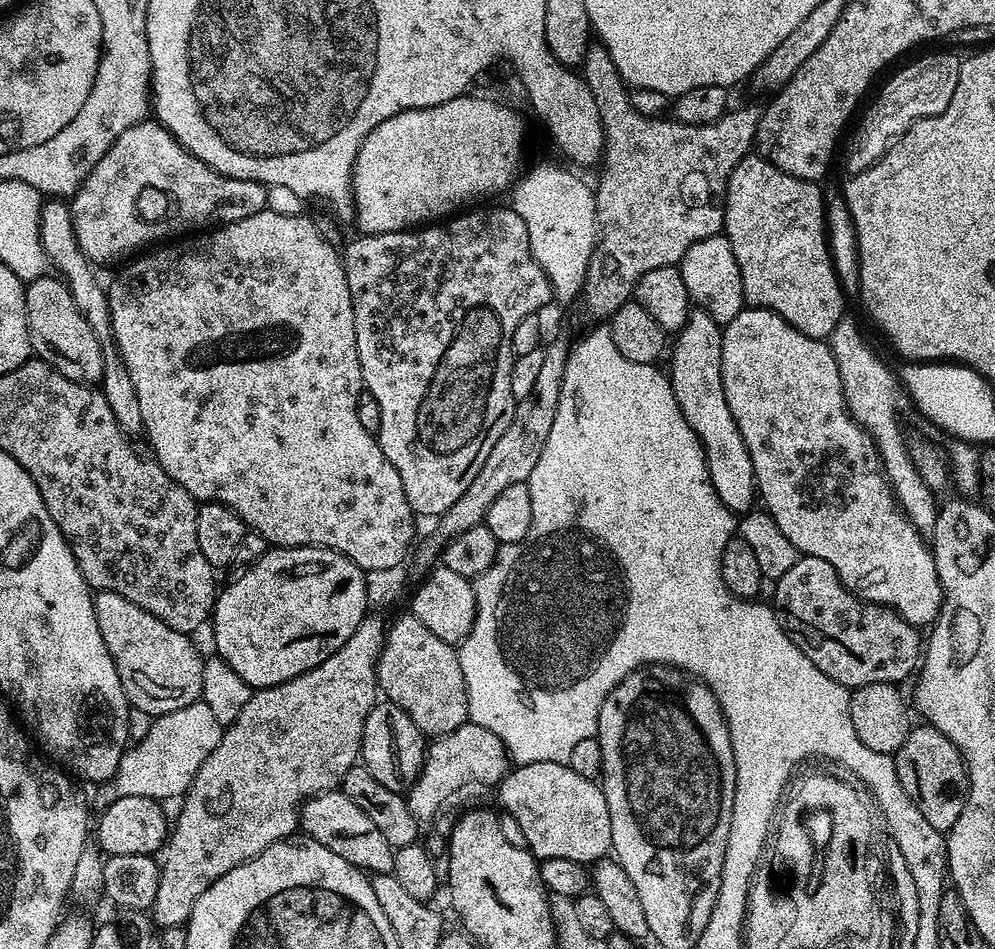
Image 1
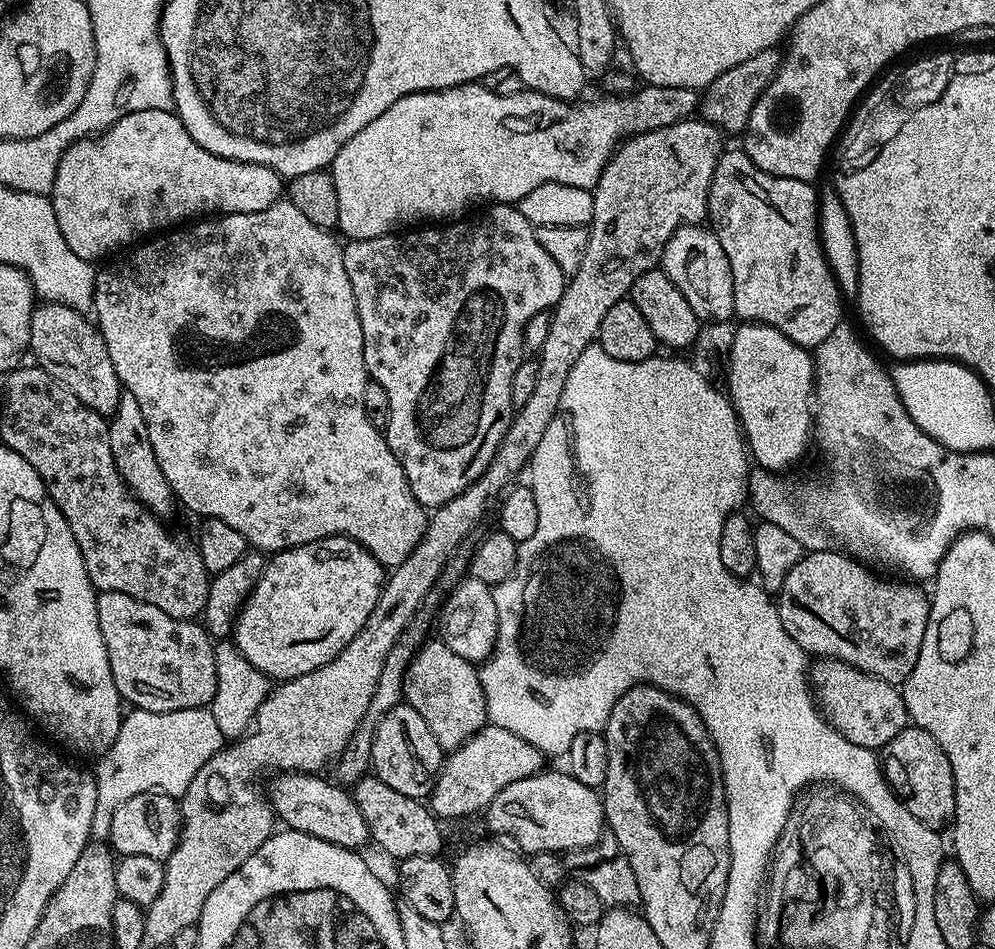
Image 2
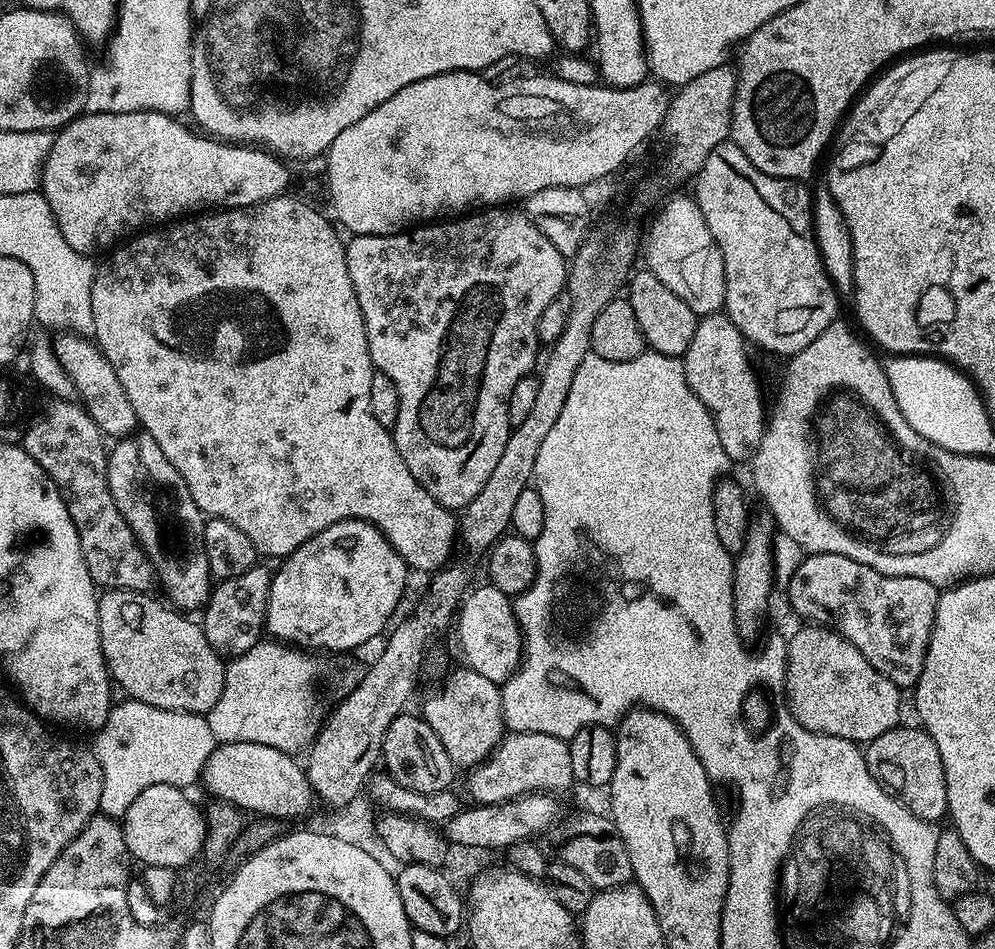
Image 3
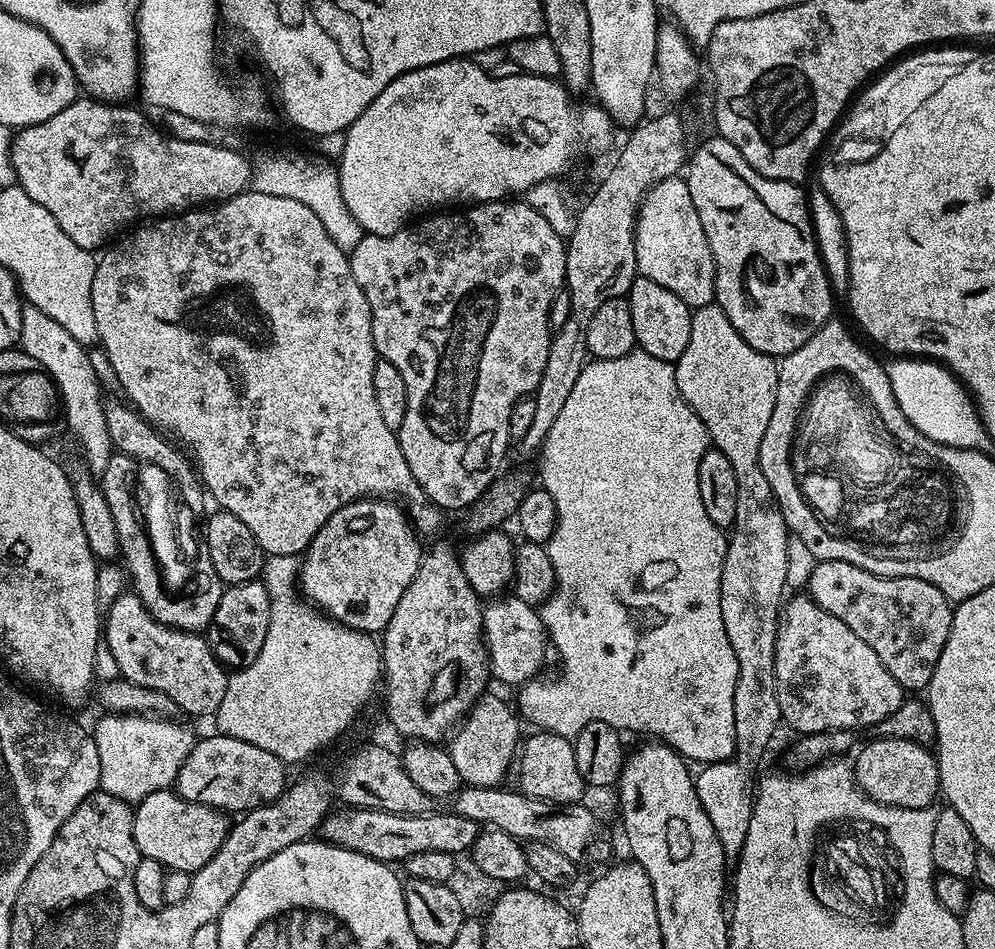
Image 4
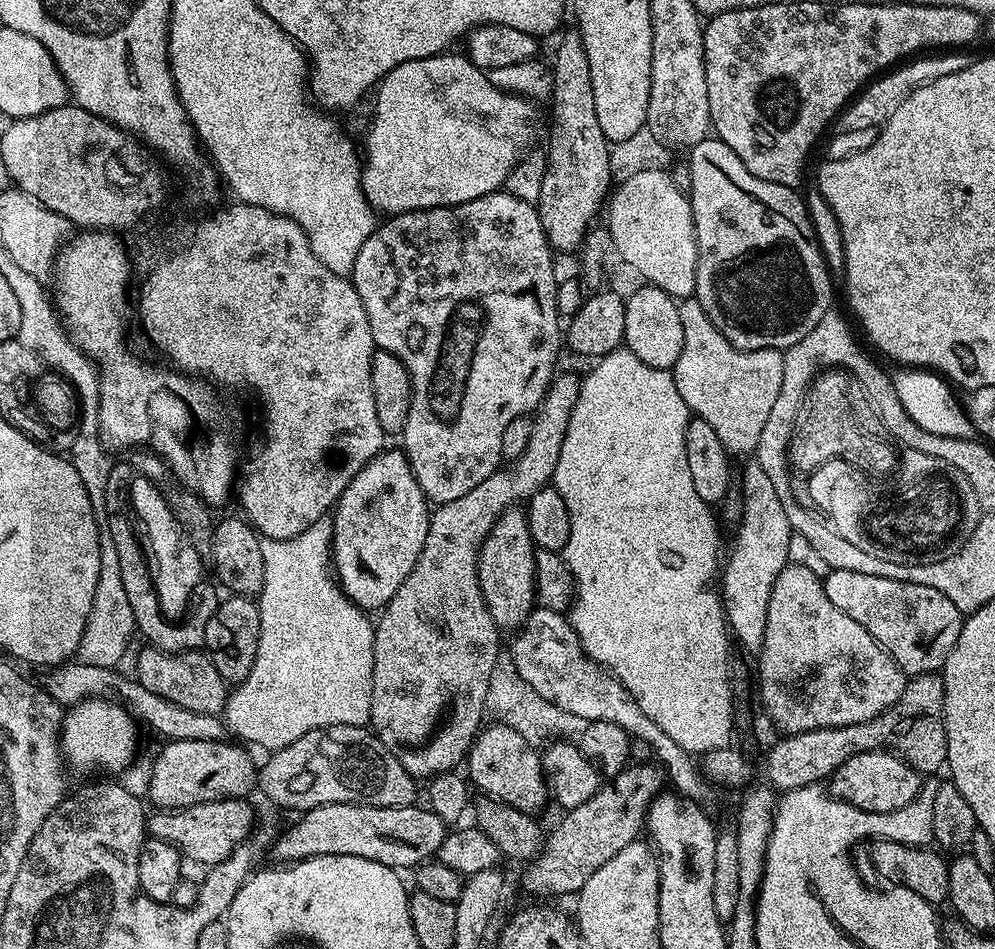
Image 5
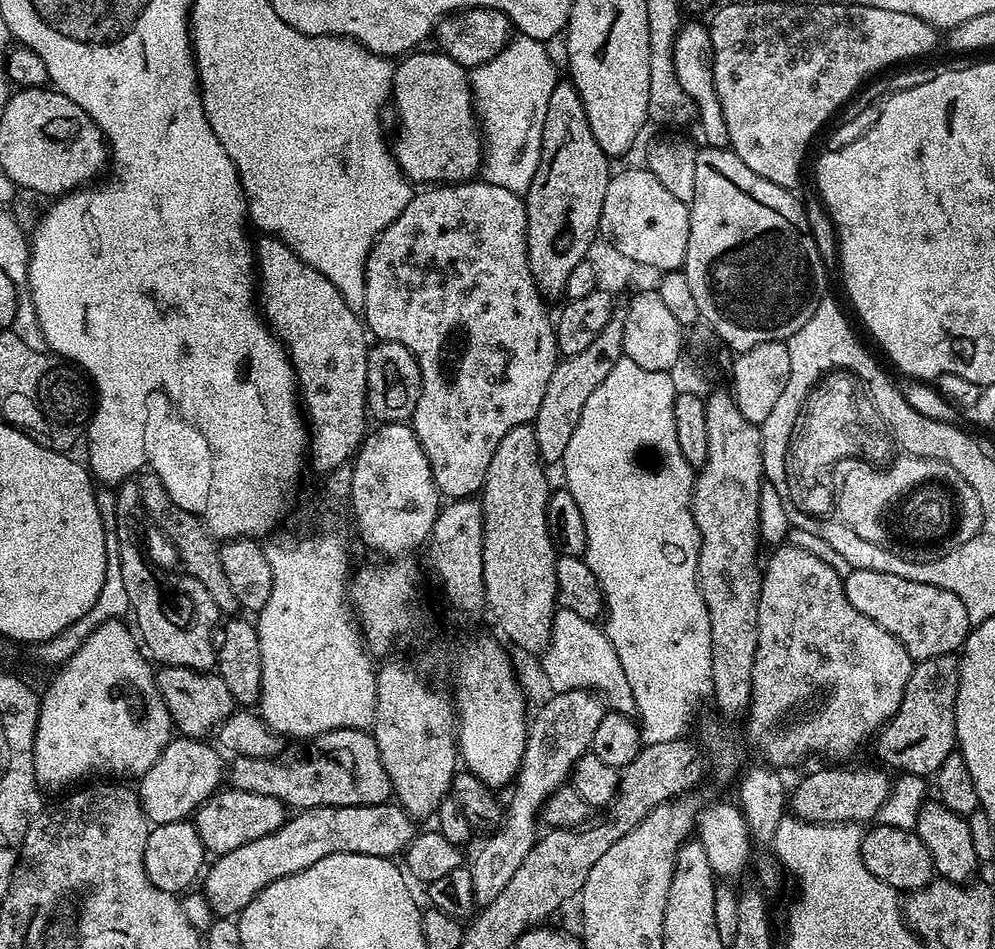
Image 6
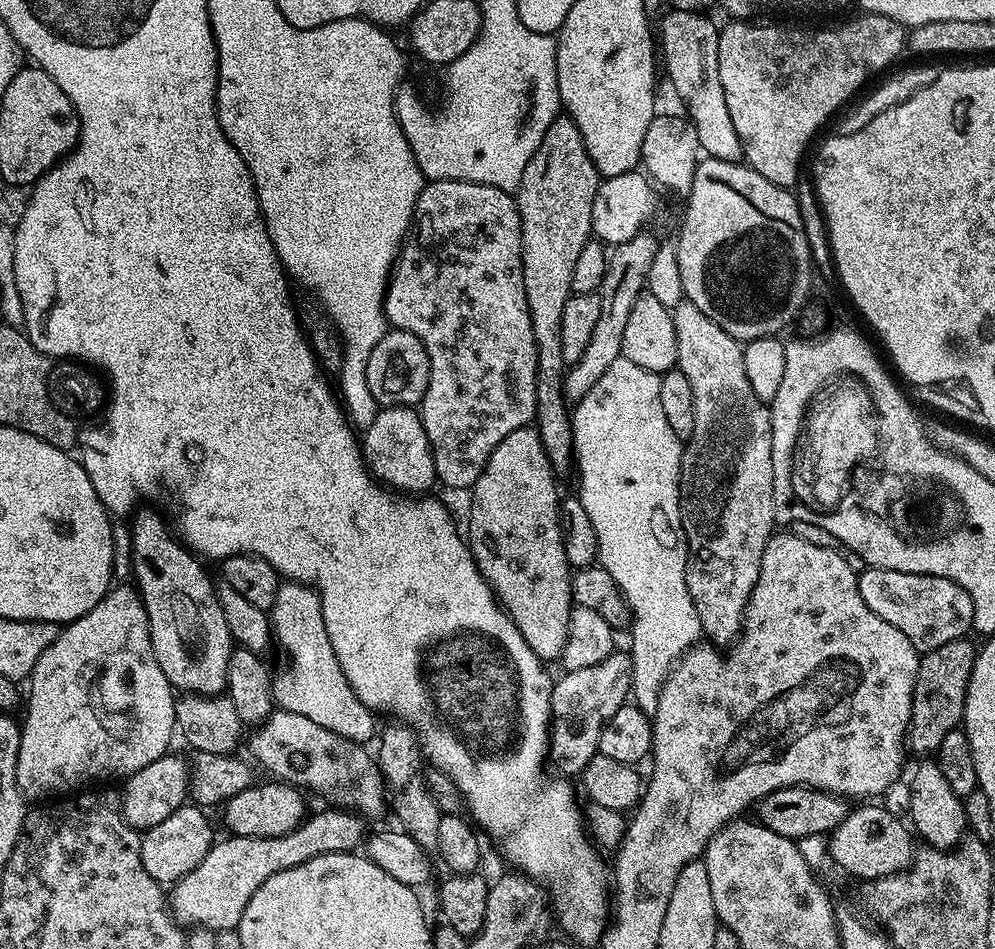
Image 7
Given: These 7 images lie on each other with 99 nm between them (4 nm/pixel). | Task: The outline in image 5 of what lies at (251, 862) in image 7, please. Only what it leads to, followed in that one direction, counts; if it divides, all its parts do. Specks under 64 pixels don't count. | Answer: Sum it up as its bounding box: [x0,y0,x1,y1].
[270,804,446,870]

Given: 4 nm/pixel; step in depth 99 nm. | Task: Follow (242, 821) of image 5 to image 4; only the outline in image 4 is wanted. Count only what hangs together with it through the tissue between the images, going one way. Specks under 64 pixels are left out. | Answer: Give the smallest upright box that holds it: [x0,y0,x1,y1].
[132,789,230,872]

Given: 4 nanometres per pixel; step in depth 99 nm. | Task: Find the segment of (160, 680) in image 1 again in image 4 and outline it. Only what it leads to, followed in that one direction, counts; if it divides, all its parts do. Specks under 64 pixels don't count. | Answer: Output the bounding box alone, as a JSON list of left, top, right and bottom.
[102,590,229,717]

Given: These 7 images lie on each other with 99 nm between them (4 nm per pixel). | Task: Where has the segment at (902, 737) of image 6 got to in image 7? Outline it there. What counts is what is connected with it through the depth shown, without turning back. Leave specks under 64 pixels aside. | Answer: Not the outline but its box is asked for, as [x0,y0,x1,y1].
[906,638,978,754]

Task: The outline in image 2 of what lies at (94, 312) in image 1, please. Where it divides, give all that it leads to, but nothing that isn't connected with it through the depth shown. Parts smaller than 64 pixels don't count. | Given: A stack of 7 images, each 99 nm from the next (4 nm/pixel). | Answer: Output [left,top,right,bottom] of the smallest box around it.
[108,391,178,518]

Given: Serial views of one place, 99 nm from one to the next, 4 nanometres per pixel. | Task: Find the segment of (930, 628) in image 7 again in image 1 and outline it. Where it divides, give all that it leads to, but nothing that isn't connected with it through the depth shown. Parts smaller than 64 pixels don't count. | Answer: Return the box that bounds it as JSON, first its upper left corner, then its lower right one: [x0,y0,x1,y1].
[770,556,922,690]

